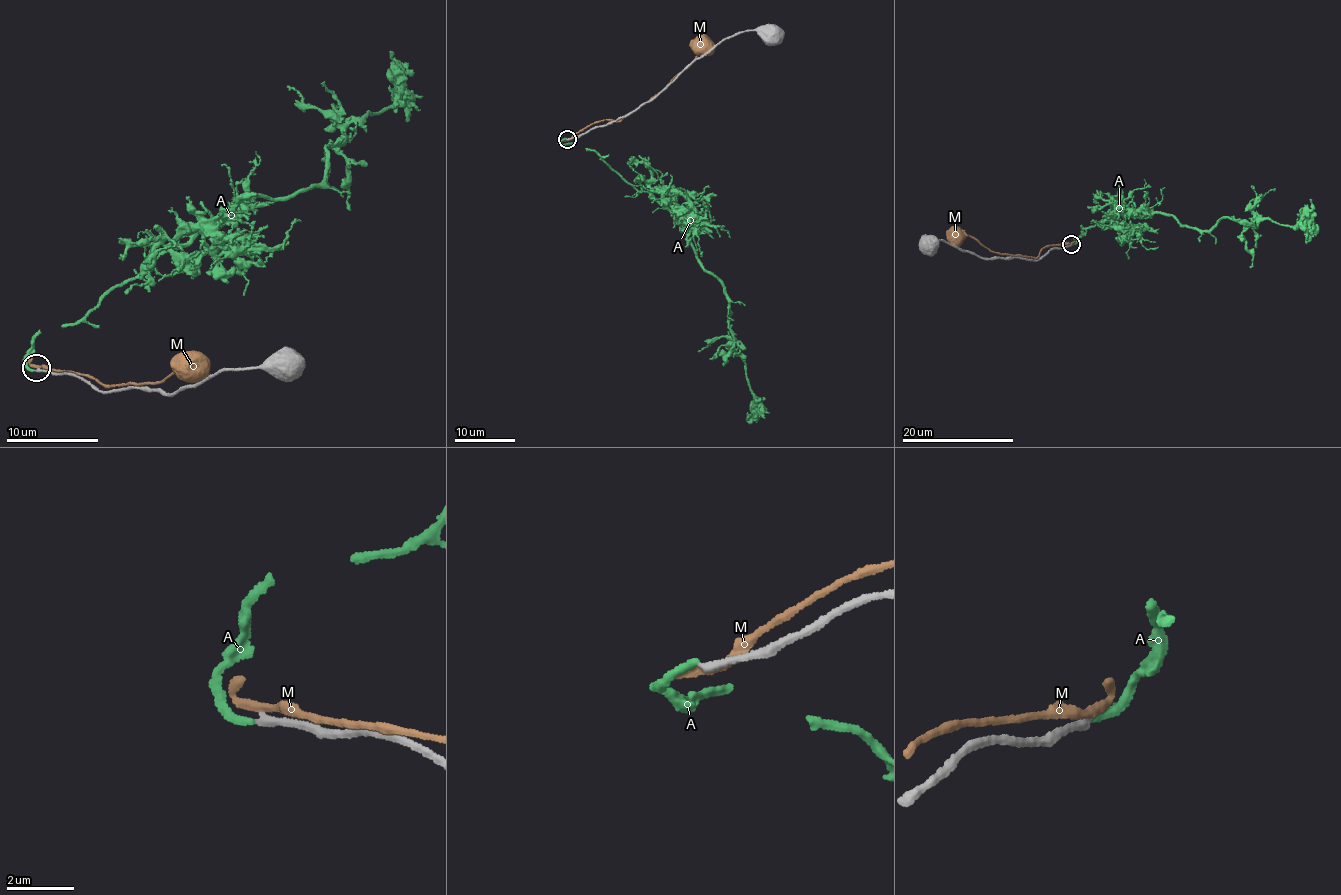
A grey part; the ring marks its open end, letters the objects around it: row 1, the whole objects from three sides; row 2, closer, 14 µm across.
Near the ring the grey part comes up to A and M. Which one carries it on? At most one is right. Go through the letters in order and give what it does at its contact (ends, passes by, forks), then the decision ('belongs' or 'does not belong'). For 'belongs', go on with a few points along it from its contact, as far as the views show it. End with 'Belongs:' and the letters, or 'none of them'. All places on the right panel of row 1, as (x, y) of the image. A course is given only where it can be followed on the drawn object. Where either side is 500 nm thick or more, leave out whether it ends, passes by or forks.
A: it ends; does not belong
M: it passes by; does not belong
Belongs: none of them

